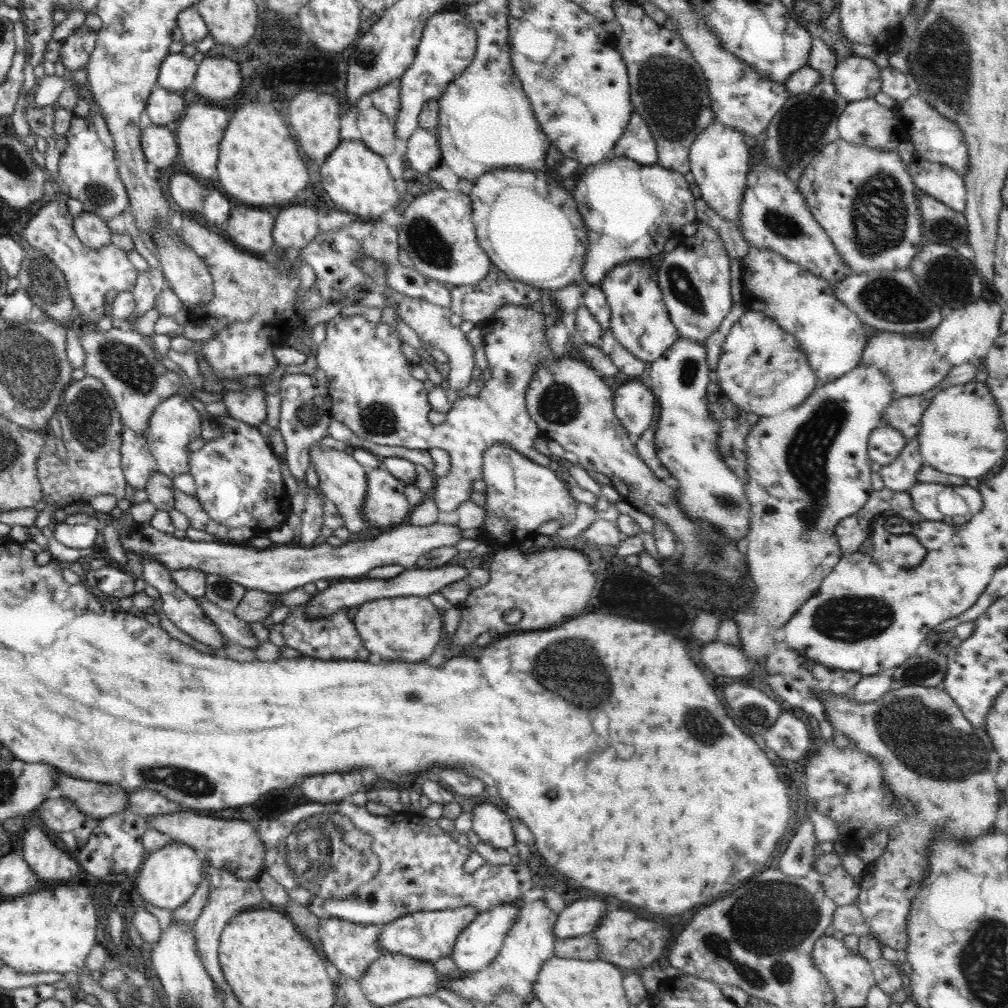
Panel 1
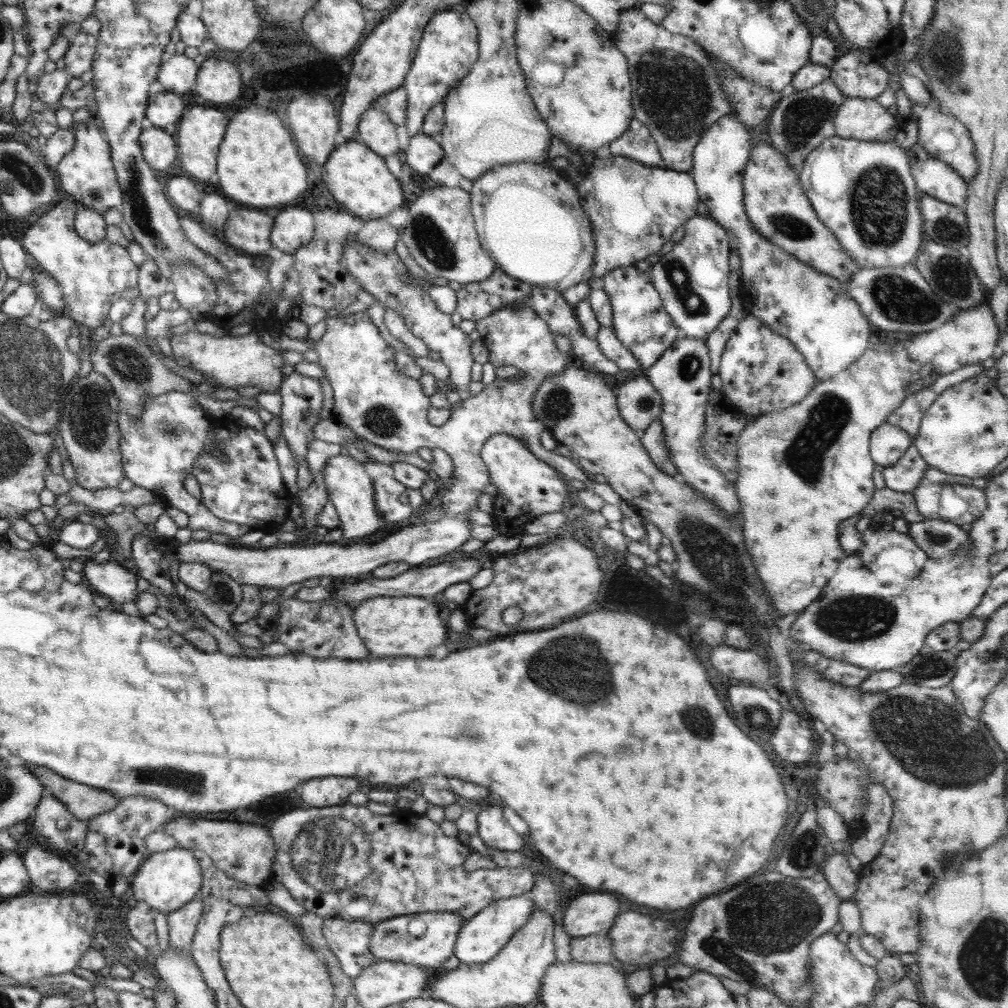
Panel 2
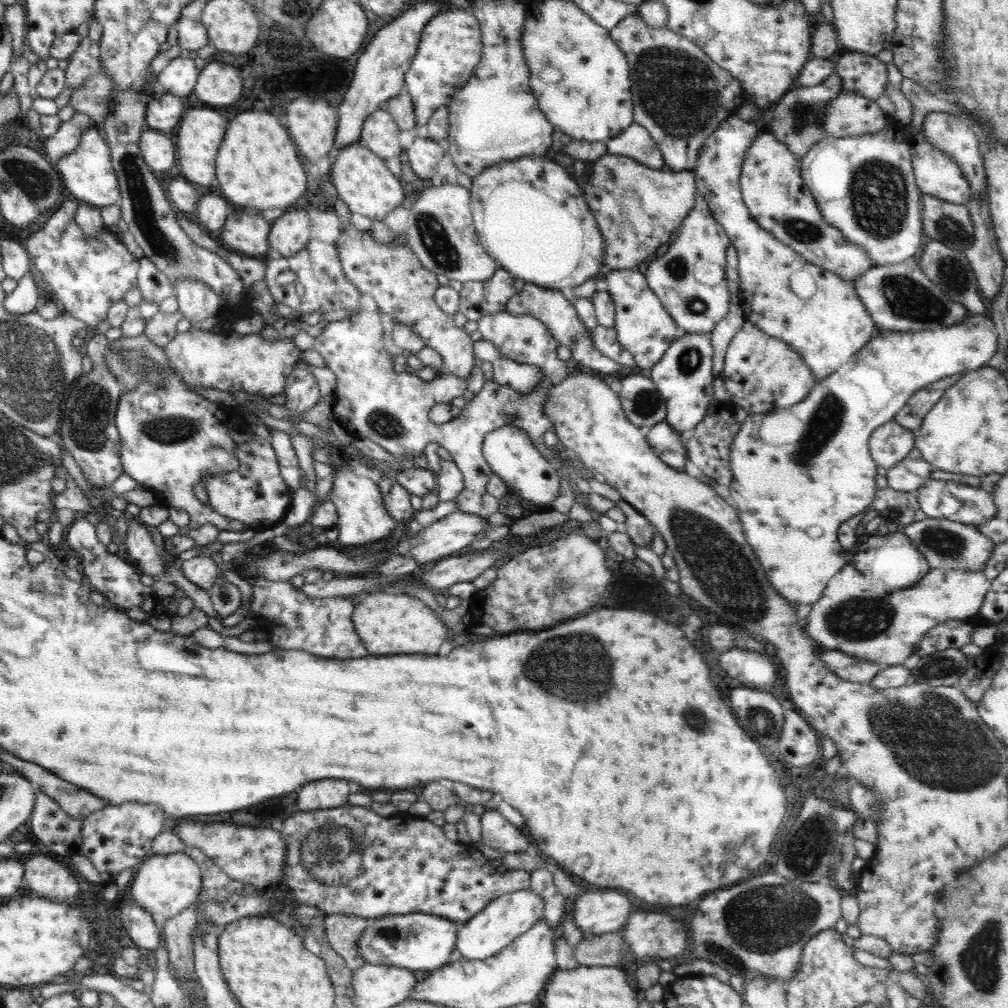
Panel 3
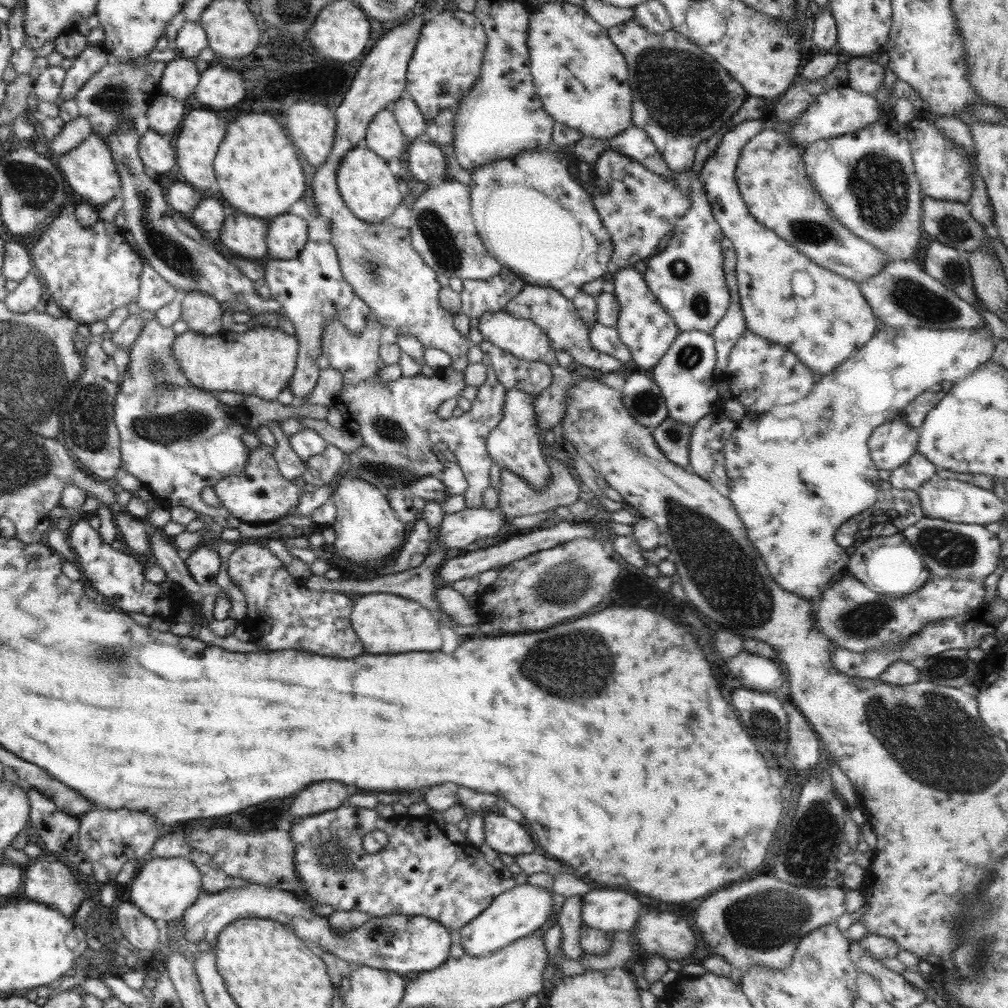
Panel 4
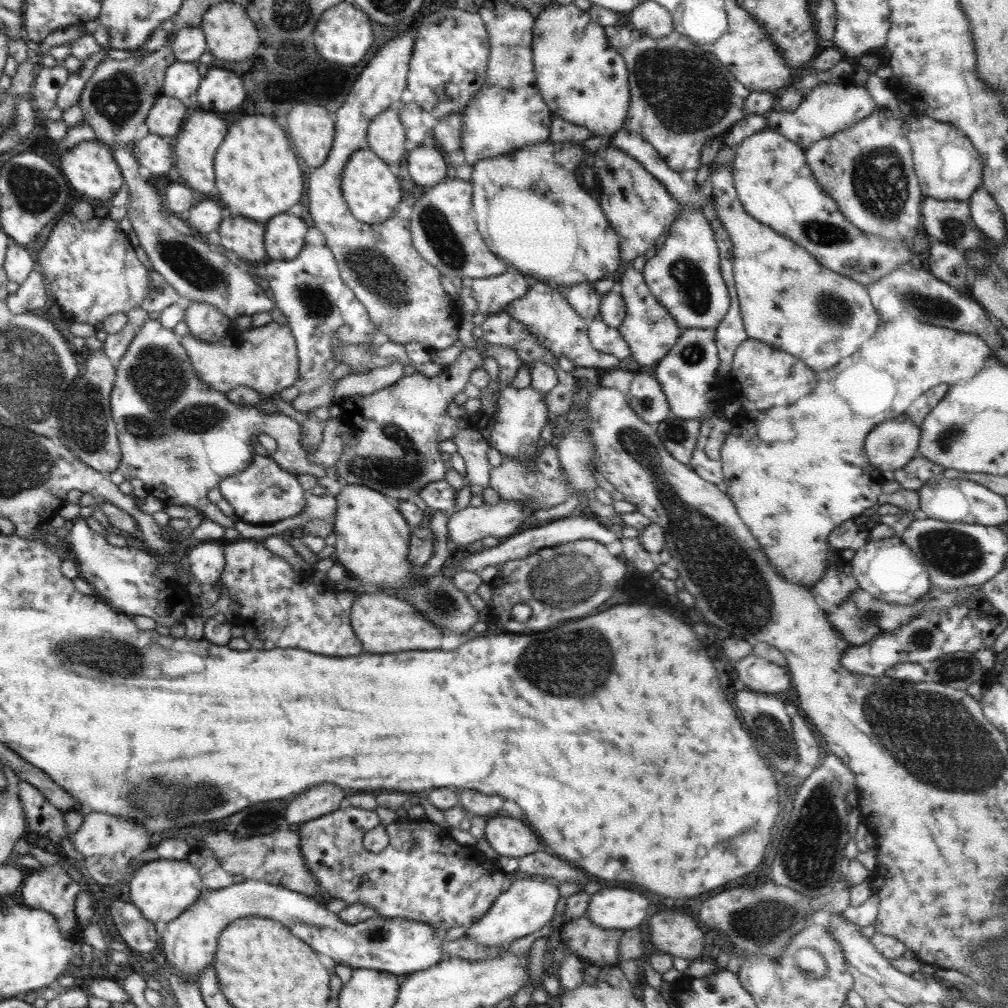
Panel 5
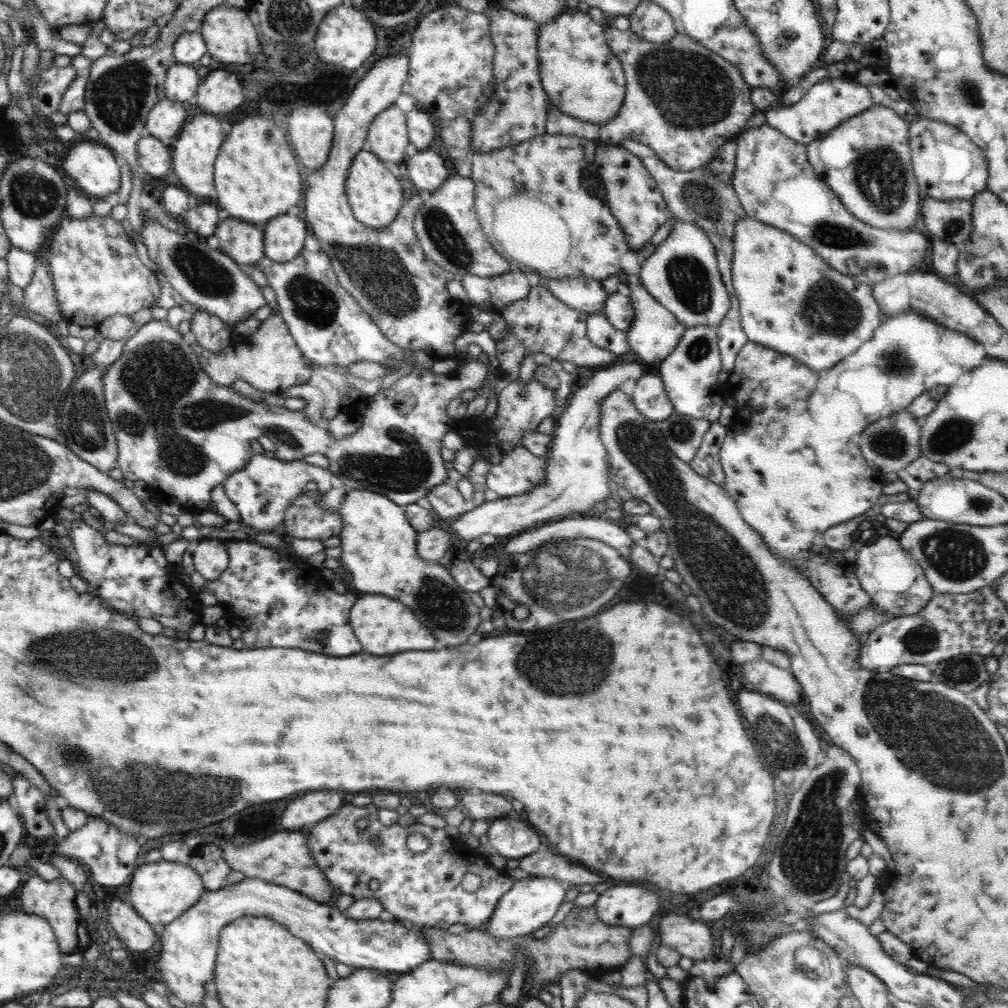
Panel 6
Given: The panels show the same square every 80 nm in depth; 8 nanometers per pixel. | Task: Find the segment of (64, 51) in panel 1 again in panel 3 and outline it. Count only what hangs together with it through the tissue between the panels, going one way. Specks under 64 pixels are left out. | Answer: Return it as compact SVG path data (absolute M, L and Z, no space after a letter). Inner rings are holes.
M81 37L79 47L69 56L68 67L65 69L67 86L78 88L88 77L100 73L99 43L90 37Z

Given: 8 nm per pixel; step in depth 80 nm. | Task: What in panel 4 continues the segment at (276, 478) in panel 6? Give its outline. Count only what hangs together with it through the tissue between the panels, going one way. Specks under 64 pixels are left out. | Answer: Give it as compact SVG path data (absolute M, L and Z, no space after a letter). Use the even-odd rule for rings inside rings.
M262 443L254 450L245 449L244 465L240 474L218 478L213 486L224 509L241 522L252 525L272 523L287 515L295 514L301 491L292 480L286 480L280 474L272 447Z

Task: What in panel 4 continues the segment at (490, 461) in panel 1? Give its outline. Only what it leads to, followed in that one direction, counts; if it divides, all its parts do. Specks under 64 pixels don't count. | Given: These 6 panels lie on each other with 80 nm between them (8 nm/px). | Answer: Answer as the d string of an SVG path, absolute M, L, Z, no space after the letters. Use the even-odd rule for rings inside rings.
M510 388L507 391L503 408L504 417L487 436L487 453L500 468L521 476L533 490L543 490L550 480L551 470L545 459L547 447L542 441L544 432L537 425L539 422L534 409L536 398L517 388Z

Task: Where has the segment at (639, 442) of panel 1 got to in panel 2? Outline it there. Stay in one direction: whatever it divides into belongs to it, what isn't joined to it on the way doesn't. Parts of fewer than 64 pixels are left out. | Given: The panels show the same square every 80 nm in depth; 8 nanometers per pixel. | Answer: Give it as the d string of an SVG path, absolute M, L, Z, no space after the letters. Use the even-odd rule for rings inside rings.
M659 415L652 420L645 431L639 433L639 436L651 461L662 472L676 477L677 480L683 480L678 469L675 468L674 463L670 460L669 452L667 452L667 446L665 445L665 440L663 440L663 426Z

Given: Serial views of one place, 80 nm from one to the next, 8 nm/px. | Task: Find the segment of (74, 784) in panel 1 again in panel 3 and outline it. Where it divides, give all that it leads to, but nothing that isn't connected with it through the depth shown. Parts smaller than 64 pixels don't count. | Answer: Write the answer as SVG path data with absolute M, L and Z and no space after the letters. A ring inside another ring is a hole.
M6 750L1 758L12 765L24 778L27 778L35 788L55 800L71 817L83 820L89 814L107 805L103 798L79 786L71 785L37 764L16 758Z

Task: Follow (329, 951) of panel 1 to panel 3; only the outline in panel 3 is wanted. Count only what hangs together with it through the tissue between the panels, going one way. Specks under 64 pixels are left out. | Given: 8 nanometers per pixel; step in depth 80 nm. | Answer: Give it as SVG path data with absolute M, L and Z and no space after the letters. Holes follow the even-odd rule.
M334 913L325 916L327 941L351 971L367 962L358 952L358 941L366 927L367 919L354 914Z

